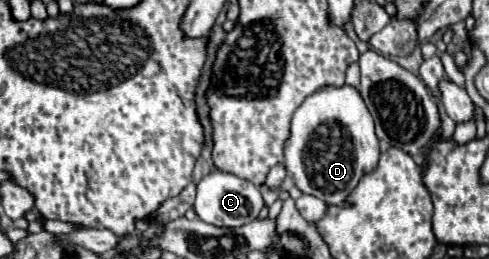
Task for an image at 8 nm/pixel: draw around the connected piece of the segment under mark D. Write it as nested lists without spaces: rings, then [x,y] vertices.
[[[326,85],[308,95],[292,117],[292,135],[284,153],[286,169],[302,193],[314,195],[324,203],[344,203],[348,191],[356,187],[364,171],[376,167],[380,155],[374,119],[360,91],[352,85]]]

